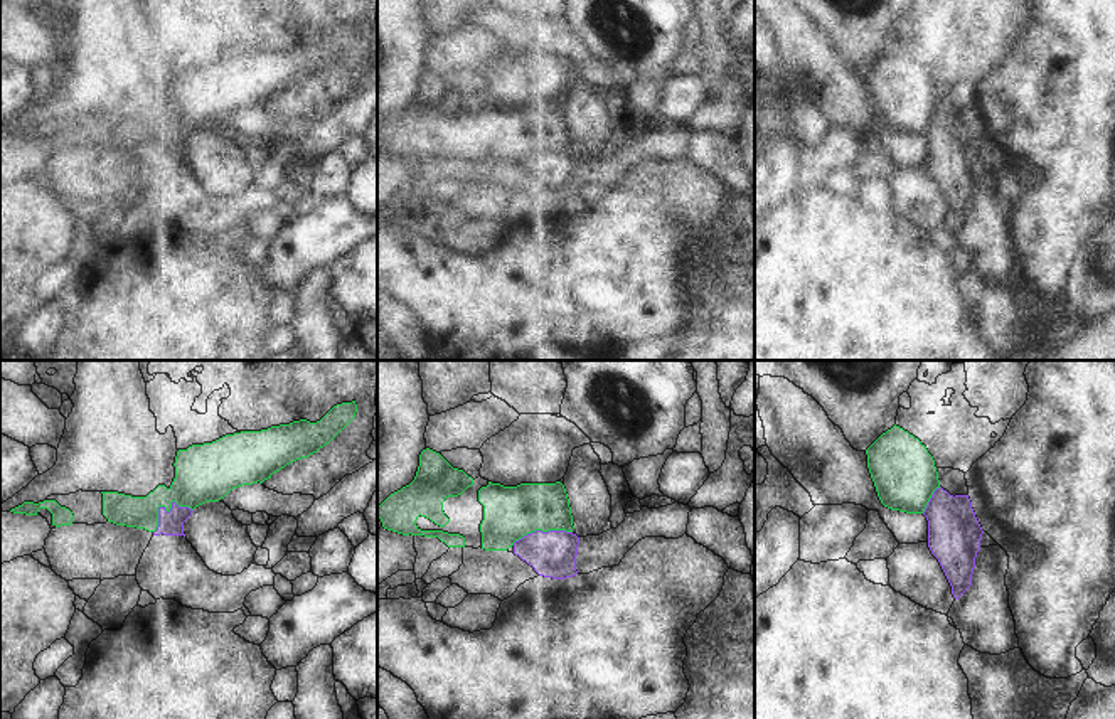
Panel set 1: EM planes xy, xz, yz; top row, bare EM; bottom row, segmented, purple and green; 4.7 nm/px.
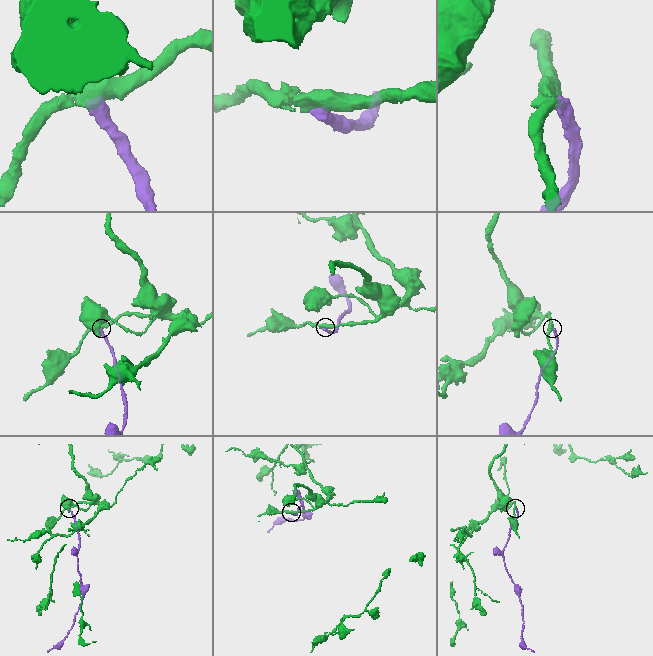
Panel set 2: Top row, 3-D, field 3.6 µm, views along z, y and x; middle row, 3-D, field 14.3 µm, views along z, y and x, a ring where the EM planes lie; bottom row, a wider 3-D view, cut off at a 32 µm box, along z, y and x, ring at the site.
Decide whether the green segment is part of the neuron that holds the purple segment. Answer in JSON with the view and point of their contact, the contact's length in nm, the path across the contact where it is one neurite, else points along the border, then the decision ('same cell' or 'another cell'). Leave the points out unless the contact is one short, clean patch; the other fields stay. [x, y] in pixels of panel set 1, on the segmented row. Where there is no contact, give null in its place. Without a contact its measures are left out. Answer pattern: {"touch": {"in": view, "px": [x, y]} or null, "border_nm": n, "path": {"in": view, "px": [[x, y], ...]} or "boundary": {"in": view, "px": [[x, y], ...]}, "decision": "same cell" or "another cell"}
{"touch": {"in": "xy", "px": [164, 509]}, "border_nm": 220, "boundary": {"in": "xy", "px": [[192, 509], [174, 502], [167, 511], [160, 507], [154, 532]]}, "decision": "another cell"}

